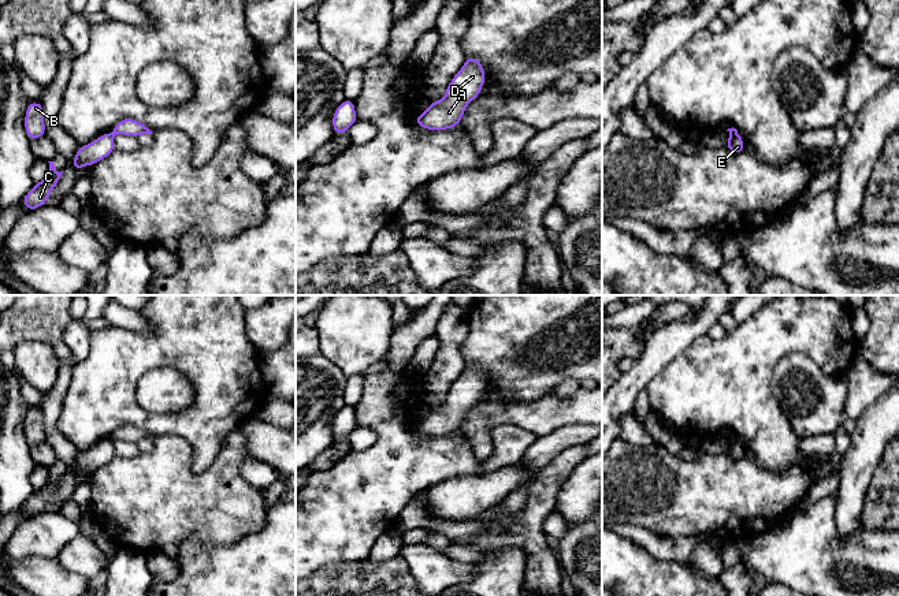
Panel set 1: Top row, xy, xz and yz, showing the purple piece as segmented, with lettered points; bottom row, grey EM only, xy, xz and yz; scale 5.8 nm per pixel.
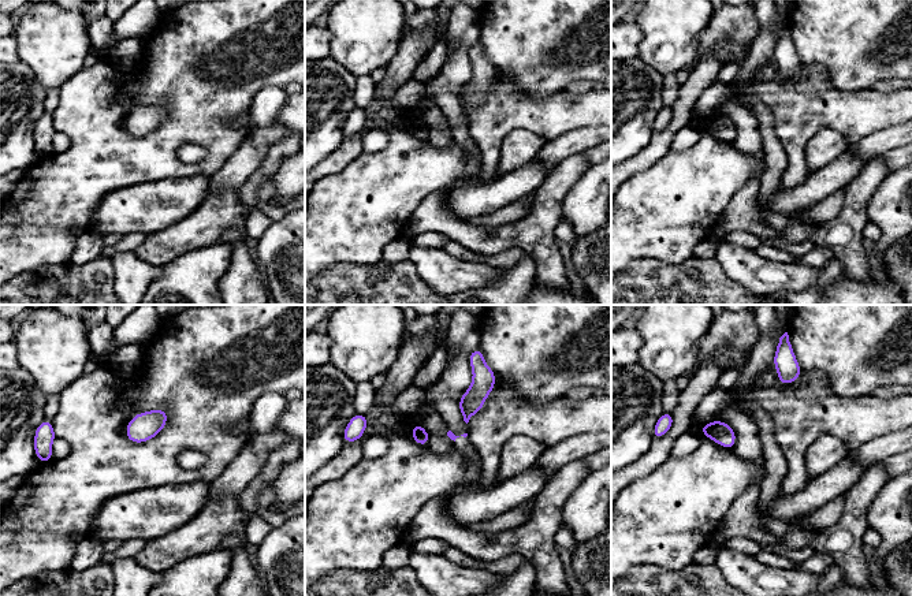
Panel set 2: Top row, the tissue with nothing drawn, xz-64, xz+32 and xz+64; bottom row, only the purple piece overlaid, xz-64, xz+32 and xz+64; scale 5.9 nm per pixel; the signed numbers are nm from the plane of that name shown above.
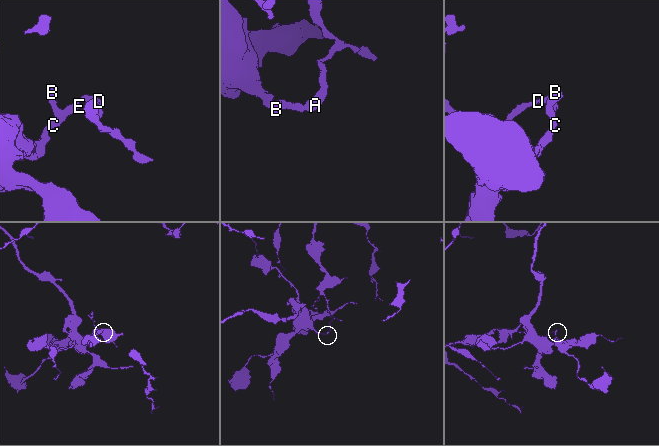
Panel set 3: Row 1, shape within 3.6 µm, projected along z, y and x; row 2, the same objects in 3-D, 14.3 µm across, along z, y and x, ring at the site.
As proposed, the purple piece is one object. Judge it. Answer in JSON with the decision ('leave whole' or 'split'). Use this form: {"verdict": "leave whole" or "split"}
{"verdict": "split"}

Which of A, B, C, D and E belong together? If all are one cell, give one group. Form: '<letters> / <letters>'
A D / B C E

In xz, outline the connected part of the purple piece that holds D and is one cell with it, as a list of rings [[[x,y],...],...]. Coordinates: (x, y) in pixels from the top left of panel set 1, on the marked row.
[[[467,57],[462,68],[446,87],[445,98],[431,101],[417,116],[417,124],[424,130],[449,130],[461,123],[465,107],[482,92],[486,82],[483,66],[478,57]]]

